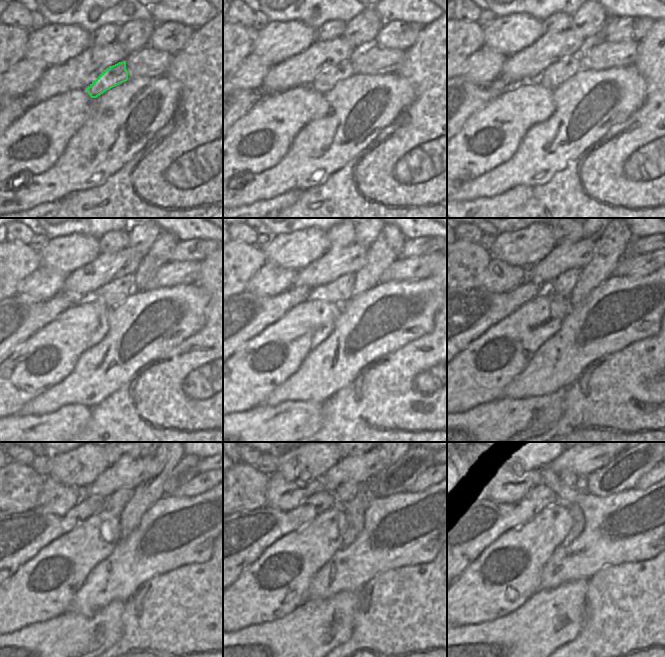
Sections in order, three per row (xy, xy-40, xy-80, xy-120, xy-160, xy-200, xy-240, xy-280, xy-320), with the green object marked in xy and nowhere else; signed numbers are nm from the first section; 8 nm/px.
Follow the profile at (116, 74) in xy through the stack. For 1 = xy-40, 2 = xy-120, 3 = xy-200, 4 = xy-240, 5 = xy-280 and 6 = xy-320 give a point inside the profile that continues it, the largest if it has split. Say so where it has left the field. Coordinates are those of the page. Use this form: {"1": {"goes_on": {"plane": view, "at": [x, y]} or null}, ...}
{"1": {"goes_on": {"plane": "xy-40", "at": [326, 80]}}, "2": {"goes_on": {"plane": "xy-120", "at": [113, 293]}}, "3": {"goes_on": {"plane": "xy-200", "at": [563, 285]}}, "4": {"goes_on": {"plane": "xy-240", "at": [114, 504]}}, "5": {"goes_on": {"plane": "xy-280", "at": [346, 492]}}, "6": {"goes_on": {"plane": "xy-320", "at": [569, 478]}}}

